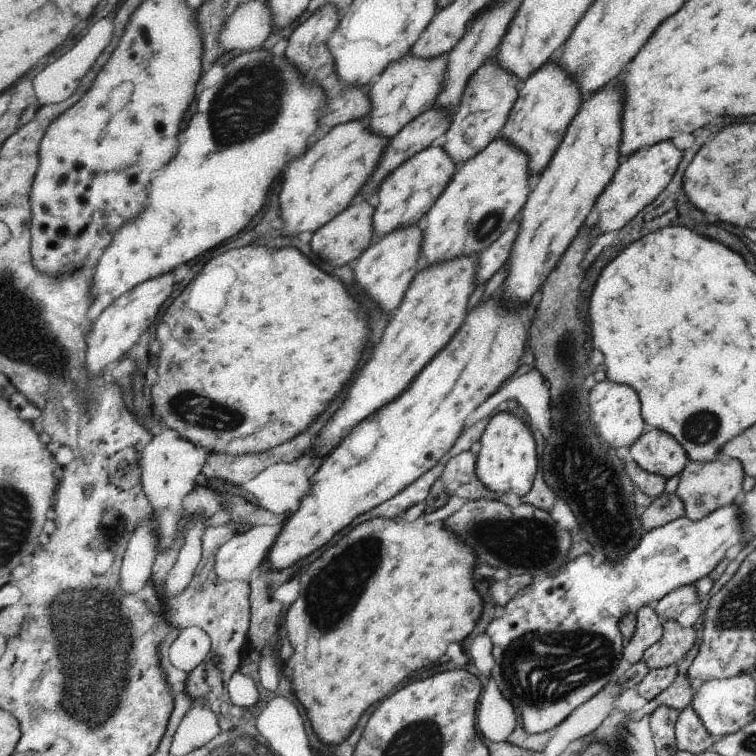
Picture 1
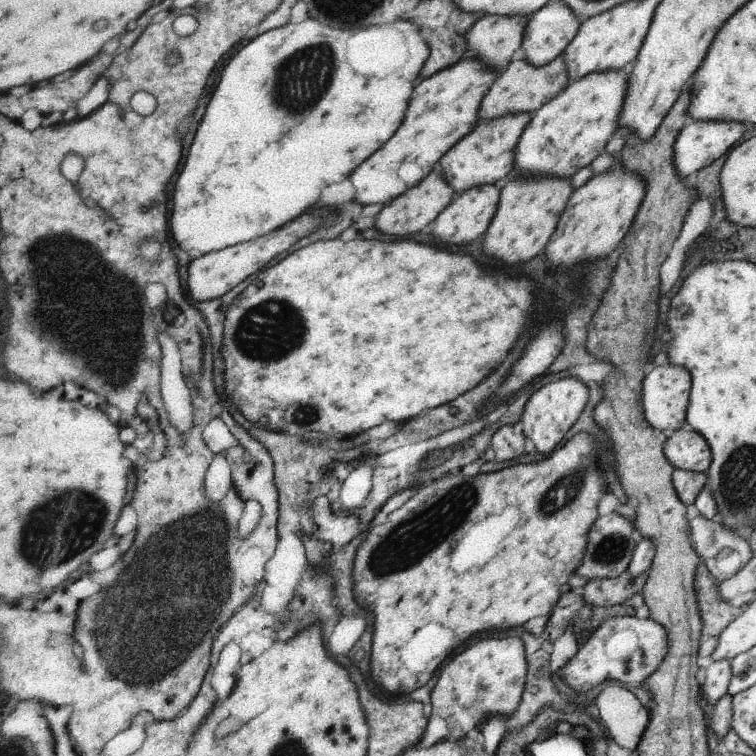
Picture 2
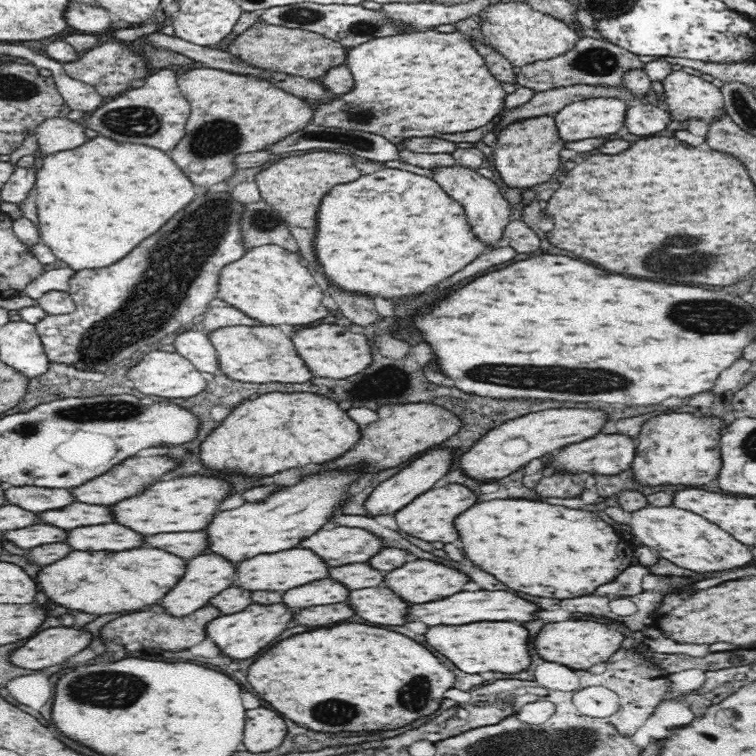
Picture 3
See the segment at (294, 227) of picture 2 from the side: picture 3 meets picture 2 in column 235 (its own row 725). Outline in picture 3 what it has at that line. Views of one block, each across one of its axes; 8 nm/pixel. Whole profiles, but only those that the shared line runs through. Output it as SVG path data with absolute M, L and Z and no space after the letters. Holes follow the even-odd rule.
M254 708L246 712L246 732L243 743L246 752L266 752L278 748L286 734L288 726L284 718L270 708Z

